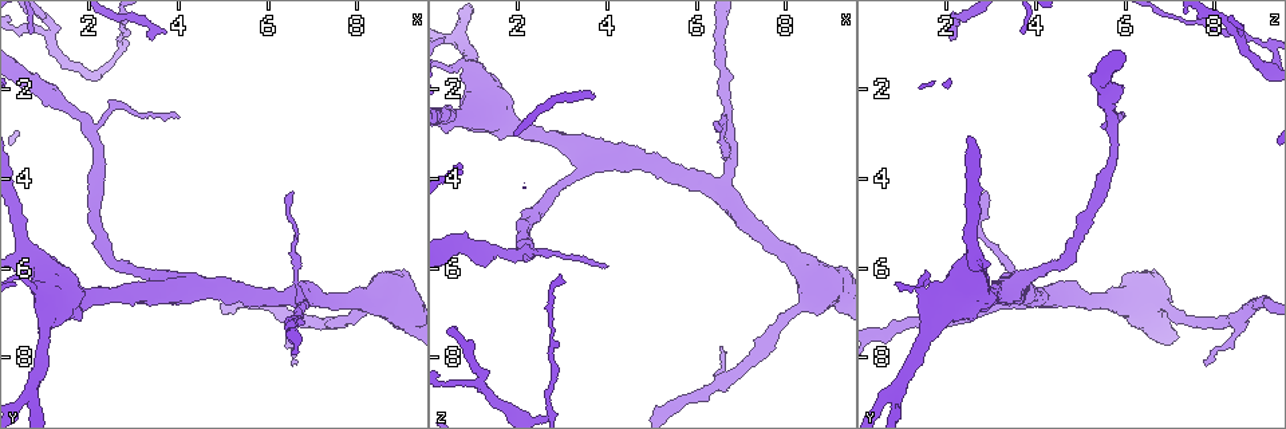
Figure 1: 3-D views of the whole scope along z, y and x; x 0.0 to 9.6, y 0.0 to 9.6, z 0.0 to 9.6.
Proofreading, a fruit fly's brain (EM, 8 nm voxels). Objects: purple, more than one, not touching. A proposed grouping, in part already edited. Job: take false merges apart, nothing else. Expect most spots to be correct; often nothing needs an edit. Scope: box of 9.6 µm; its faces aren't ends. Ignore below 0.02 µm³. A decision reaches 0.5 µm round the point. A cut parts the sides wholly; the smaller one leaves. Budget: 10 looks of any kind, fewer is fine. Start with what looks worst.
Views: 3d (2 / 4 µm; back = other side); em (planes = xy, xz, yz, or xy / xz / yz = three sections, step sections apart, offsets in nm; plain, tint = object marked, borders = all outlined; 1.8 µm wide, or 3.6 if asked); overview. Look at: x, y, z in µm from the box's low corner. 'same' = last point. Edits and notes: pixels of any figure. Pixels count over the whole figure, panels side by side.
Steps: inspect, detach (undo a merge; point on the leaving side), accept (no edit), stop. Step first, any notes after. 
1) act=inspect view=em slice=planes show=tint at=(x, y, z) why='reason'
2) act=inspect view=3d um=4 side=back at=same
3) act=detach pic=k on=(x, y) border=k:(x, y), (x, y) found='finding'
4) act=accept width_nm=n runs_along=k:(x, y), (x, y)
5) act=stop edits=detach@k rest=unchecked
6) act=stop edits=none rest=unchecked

act=inspect view=em slice=planes show=plain at=(1.20, 0.90, 8.60) why='a fork'

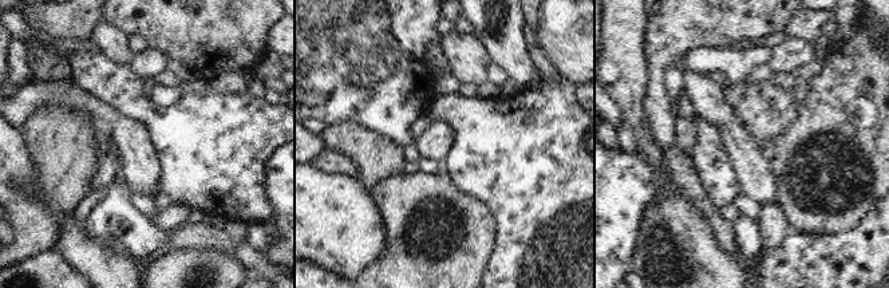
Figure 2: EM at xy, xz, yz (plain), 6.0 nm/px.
act=inspect view=em slice=planes show=tint at=same why='with the object marked'

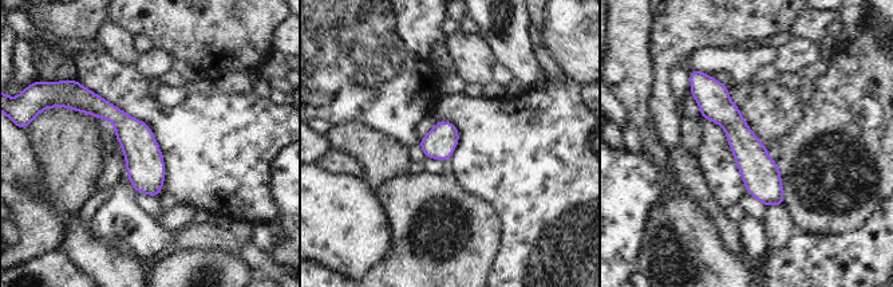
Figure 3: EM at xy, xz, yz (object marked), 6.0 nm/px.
act=accept runs_along=3:(699, 82), (779, 201) found='all the same cell'

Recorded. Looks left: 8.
act=inspect view=em slice=yz step=4 show=tint at=(0.75, 8.85, 0.75) why='a fork'

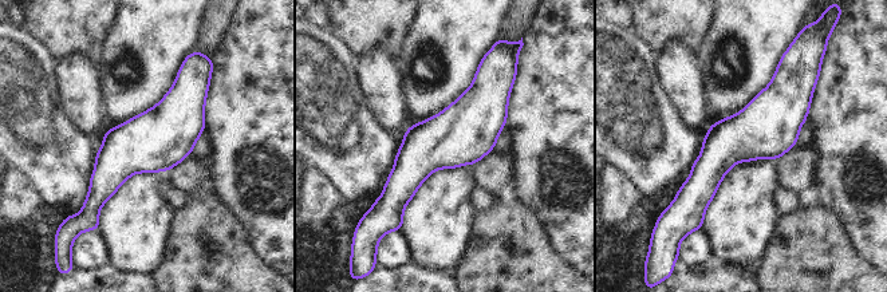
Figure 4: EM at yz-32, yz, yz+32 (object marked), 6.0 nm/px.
act=inspect view=em slice=xy step=8 show=tint at=same

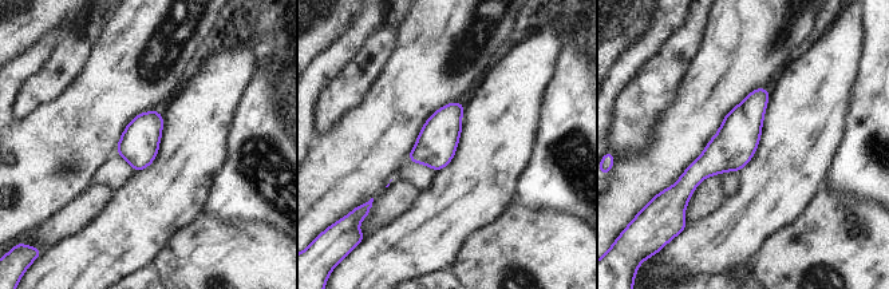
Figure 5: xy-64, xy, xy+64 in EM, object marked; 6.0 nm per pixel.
act=accept width_nm=240 runs_along=5:(763, 91), (741, 130), (684, 190) found='one cell here'

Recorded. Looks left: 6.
act=inspect view=em slice=planes show=tint at=(6.60, 6.05, 3.55) why='narrows sharply'

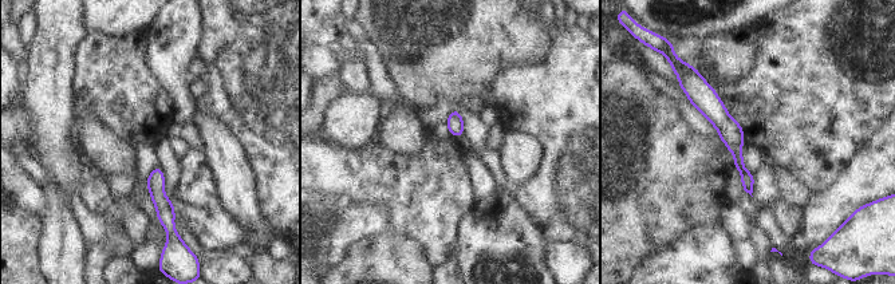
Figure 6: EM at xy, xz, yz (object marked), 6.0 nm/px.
act=accept runs_along=6:(698, 81), (733, 137), (749, 189) found='all the same cell'

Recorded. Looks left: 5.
act=inspect view=em slice=xy step=16 show=tint at=(2.00, 2.85, 5.75) why='branch point'

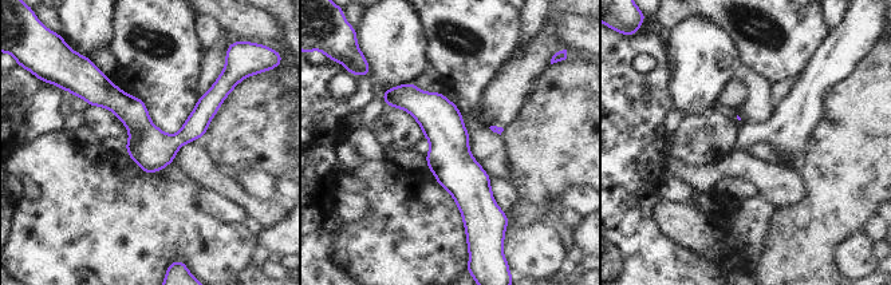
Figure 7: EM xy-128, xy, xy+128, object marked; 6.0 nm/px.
act=inspect view=em slice=planes show=tint at=same

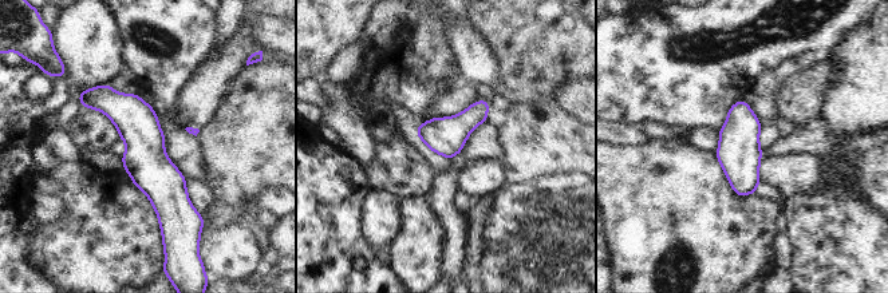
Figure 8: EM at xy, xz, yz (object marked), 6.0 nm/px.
act=accept runs_along=8:(86, 94), (143, 138), (166, 222) found='one cell here'

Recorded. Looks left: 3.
act=stop edits=none rest=unchecked

